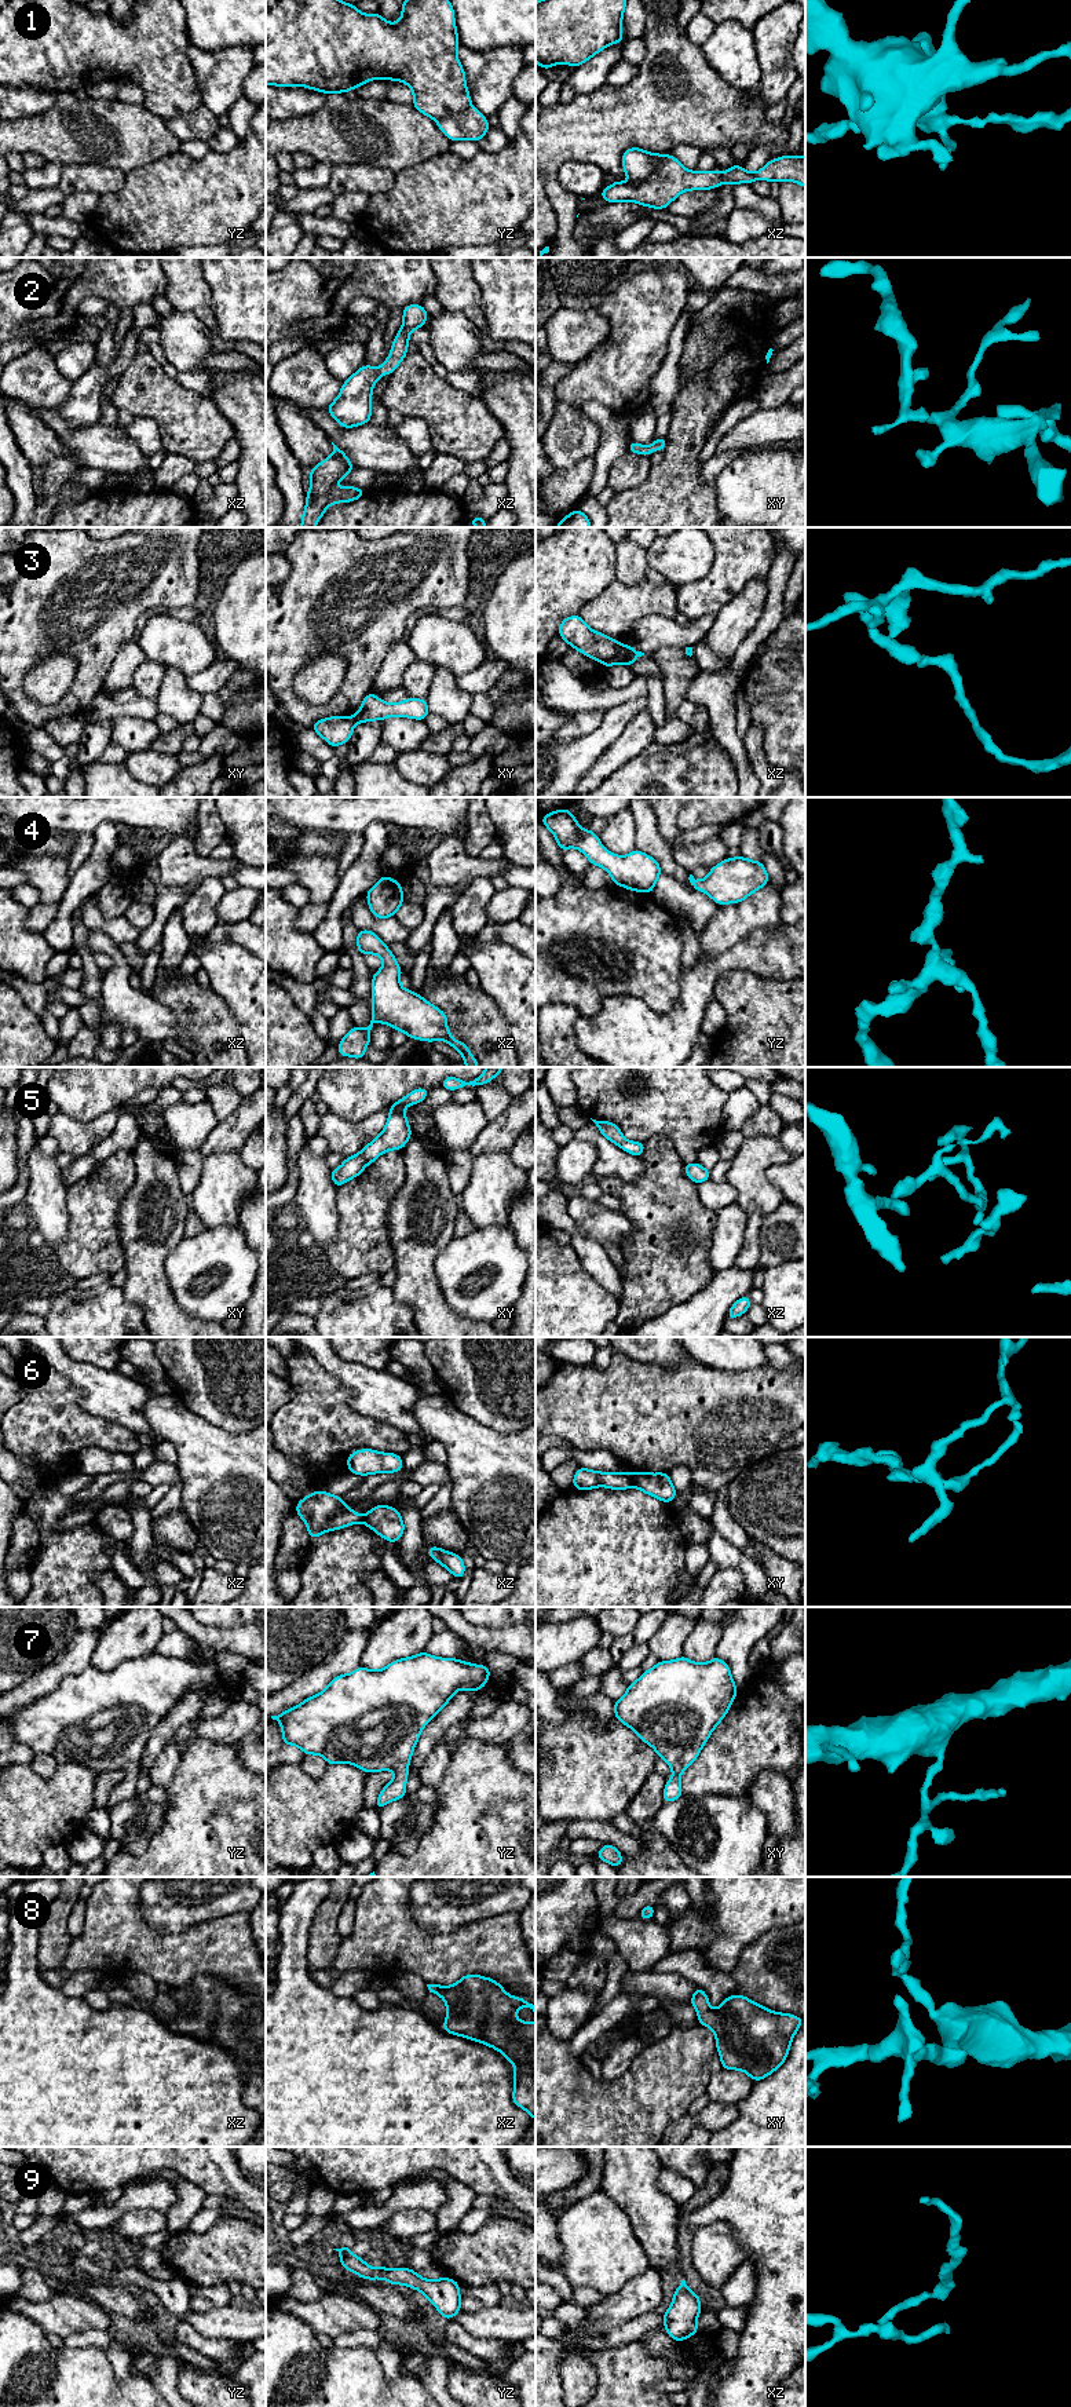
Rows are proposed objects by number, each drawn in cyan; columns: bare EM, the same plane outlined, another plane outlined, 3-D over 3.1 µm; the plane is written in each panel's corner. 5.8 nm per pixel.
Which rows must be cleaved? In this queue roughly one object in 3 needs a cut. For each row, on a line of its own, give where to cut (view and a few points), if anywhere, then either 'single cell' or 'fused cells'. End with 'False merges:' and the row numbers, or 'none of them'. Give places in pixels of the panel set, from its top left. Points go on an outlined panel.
1: cut in xz along (666, 156), (642, 183), (633, 185); fused cells
2: no cut; single cell
3: cut in xz along (631, 649), (621, 661); fused cells
4: no cut; single cell
5: no cut; single cell
6: cut in xy along (629, 1475), (633, 1485); fused cells
7: no cut; single cell
8: no cut; single cell
9: no cut; single cell
False merges: 1, 3, 6

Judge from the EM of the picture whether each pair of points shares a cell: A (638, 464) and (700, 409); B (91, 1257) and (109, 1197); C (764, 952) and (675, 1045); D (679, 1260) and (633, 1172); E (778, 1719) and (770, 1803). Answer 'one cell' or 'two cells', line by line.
A: two cells
B: one cell
C: one cell
D: two cells
E: two cells

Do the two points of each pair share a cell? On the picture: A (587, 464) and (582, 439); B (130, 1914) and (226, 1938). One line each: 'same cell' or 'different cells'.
A: different cells
B: same cell

